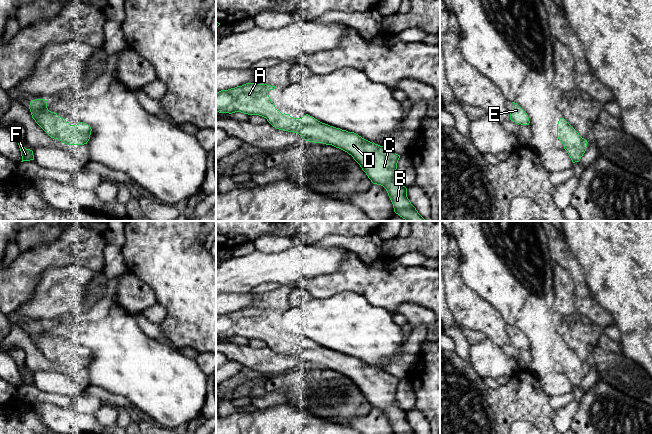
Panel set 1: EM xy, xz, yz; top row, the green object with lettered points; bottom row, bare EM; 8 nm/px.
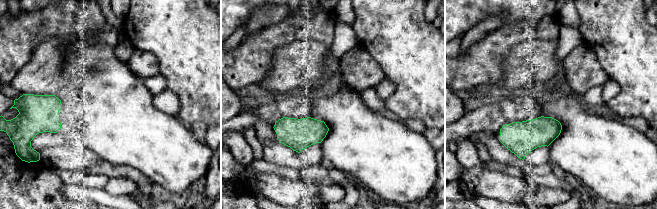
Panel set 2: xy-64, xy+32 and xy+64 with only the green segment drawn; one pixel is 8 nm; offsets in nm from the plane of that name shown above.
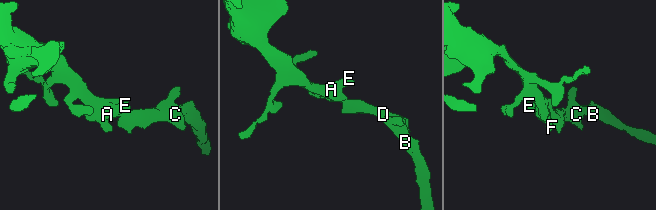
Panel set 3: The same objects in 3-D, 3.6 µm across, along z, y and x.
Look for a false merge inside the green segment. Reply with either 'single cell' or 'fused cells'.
single cell

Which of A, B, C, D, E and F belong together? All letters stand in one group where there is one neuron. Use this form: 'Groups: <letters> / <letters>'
Groups: A B C D E F

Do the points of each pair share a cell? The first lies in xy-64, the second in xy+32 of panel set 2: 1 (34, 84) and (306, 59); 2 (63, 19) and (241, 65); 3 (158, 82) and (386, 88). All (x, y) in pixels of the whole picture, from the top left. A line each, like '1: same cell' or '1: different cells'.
1: same cell
2: same cell
3: same cell

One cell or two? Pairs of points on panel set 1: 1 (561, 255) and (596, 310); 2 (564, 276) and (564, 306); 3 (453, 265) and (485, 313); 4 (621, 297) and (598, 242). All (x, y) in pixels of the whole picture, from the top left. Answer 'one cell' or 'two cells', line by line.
1: one cell
2: one cell
3: one cell
4: one cell

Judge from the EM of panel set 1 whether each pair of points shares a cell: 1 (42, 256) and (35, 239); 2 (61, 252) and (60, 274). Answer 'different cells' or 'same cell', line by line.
1: different cells
2: different cells

